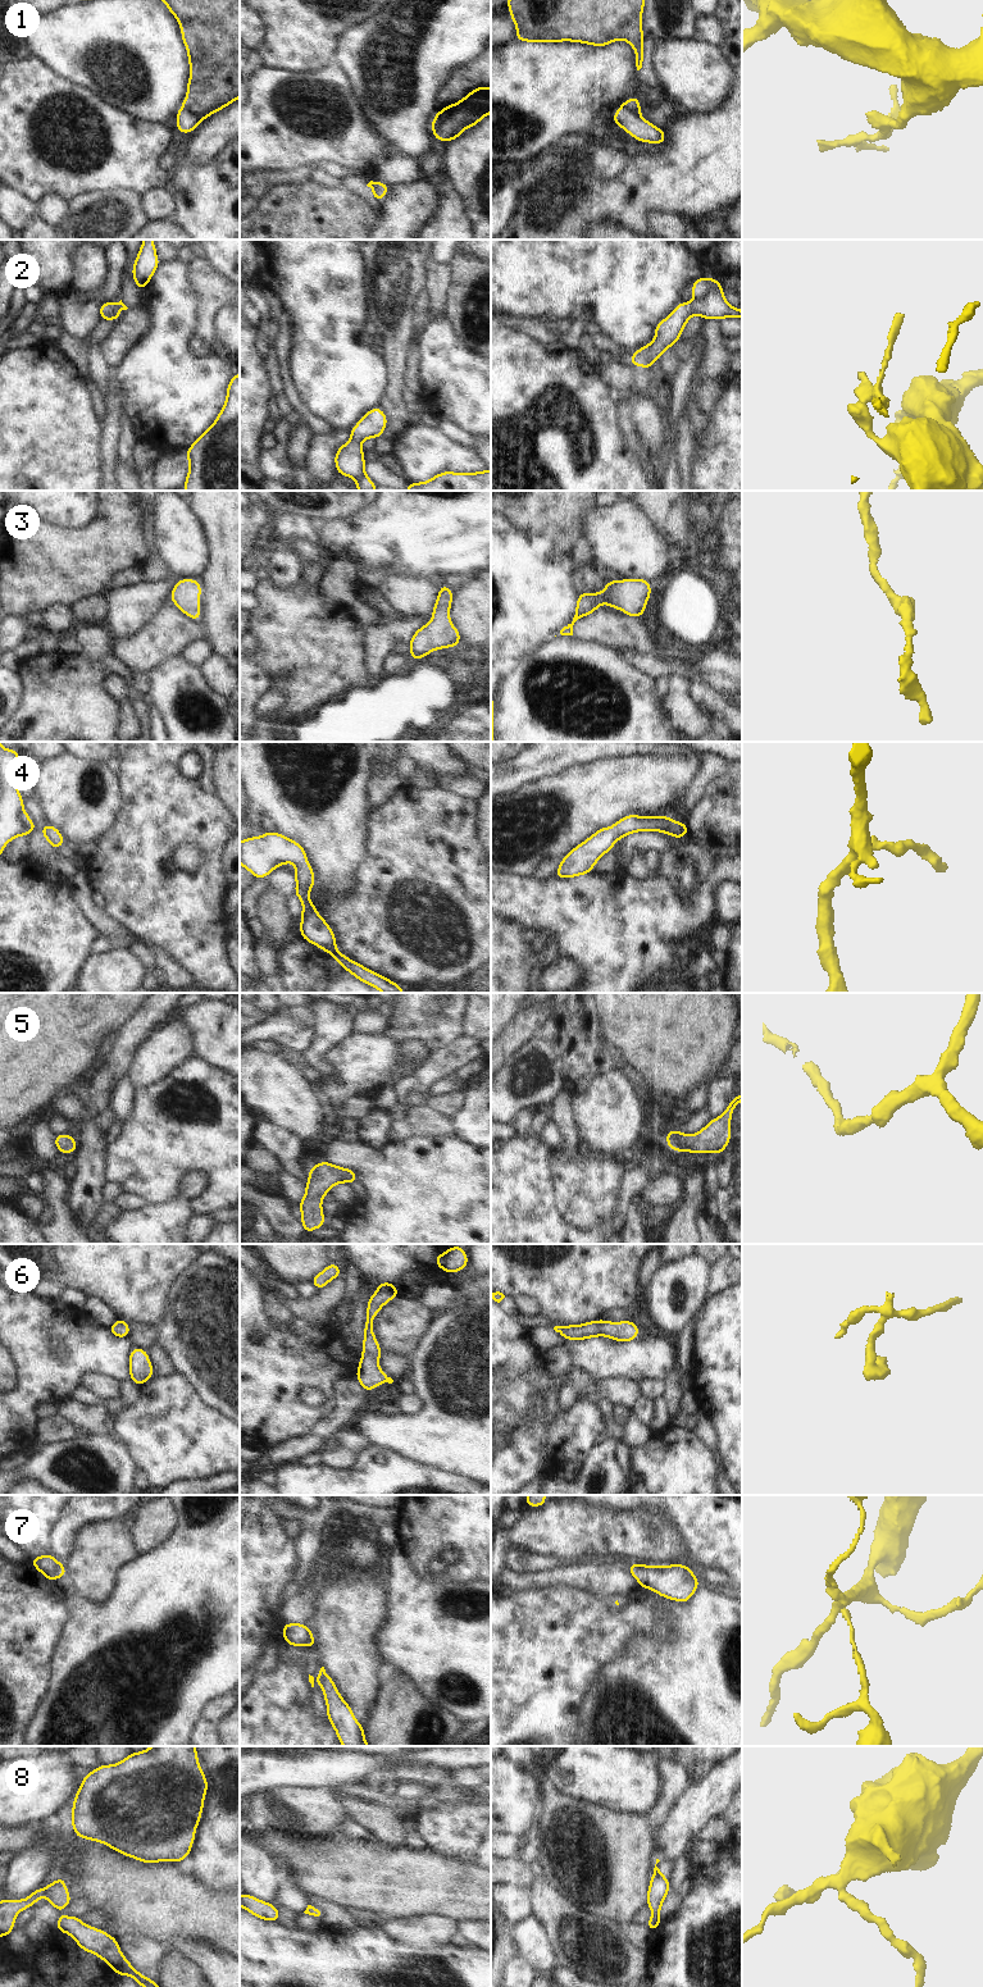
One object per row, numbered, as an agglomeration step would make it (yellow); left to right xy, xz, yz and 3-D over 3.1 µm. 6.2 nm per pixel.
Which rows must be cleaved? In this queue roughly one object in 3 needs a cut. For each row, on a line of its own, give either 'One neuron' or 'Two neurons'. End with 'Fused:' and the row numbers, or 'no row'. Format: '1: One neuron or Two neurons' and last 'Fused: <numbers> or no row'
1: Two neurons
2: One neuron
3: One neuron
4: One neuron
5: One neuron
6: One neuron
7: Two neurons
8: One neuron
Fused: 1, 7

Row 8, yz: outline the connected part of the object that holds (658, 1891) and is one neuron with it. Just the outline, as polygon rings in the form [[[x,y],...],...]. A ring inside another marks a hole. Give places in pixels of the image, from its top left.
[[[656,1859],[656,1864],[657,1864],[659,1861],[660,1861],[660,1860]],[[655,1864],[655,1868],[654,1868],[654,1876],[652,1876],[651,1879],[650,1879],[650,1887],[648,1887],[648,1890],[647,1890],[647,1906],[652,1910],[652,1915],[651,1915],[651,1918],[650,1918],[648,1922],[647,1922],[647,1928],[650,1929],[650,1932],[654,1932],[654,1931],[659,1927],[659,1924],[663,1922],[663,1919],[661,1919],[661,1917],[660,1917],[660,1908],[661,1908],[664,1900],[665,1900],[666,1896],[668,1896],[668,1890],[669,1890],[669,1886],[670,1886],[670,1881],[663,1876],[663,1873],[661,1873],[660,1869],[656,1867],[656,1864]]]

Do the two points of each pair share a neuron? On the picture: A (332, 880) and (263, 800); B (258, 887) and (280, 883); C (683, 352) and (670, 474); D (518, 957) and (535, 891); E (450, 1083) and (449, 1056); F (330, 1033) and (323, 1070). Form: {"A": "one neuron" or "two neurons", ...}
{"A": "one neuron", "B": "one neuron", "C": "two neurons", "D": "two neurons", "E": "two neurons", "F": "one neuron"}

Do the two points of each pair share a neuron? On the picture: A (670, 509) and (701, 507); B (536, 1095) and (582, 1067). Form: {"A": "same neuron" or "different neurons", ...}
{"A": "same neuron", "B": "different neurons"}

